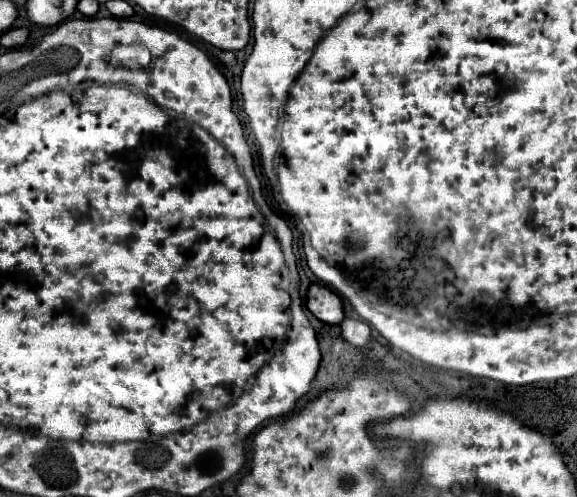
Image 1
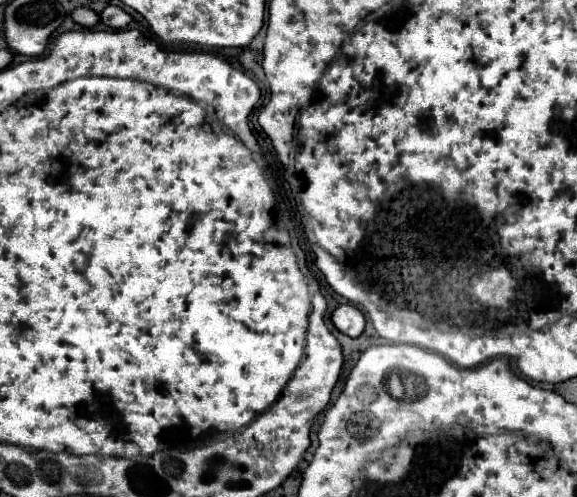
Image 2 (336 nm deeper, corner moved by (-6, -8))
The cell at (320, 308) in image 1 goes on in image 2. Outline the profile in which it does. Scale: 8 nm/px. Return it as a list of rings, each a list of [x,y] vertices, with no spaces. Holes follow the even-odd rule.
[[[352,304],[338,306],[332,312],[332,322],[342,334],[346,334],[350,338],[358,338],[362,334],[362,330],[364,330],[364,324],[366,324],[362,312]]]

